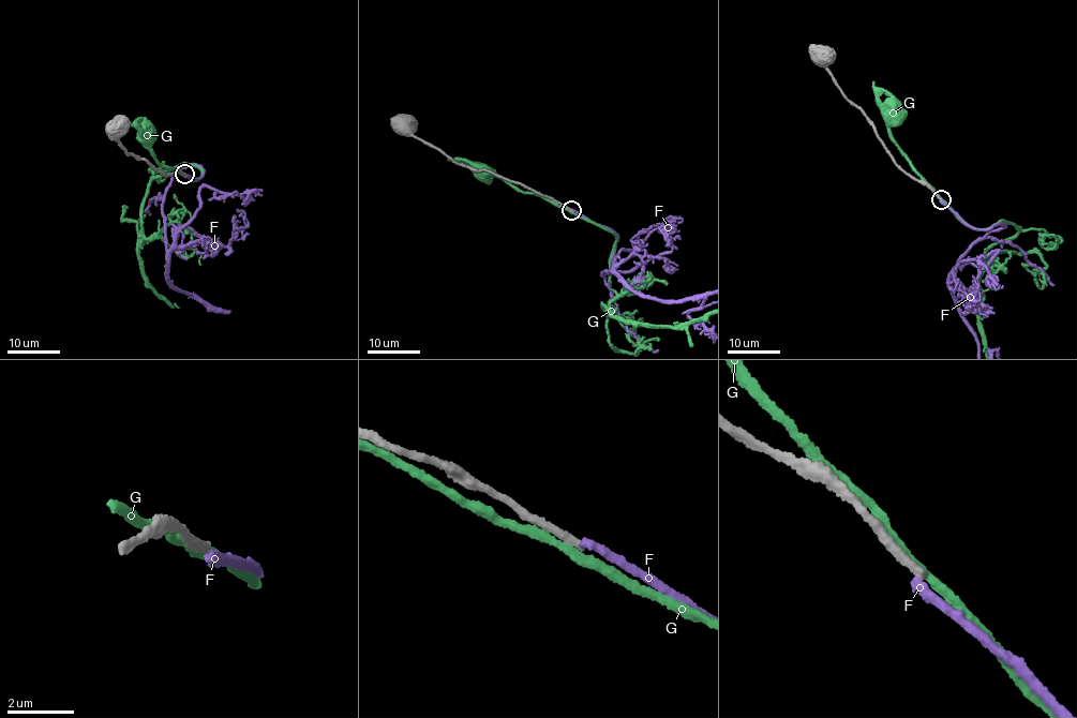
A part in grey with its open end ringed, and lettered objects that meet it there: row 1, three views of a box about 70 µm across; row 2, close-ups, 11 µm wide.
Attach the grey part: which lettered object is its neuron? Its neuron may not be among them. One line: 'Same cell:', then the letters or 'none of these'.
Same cell: none of these

